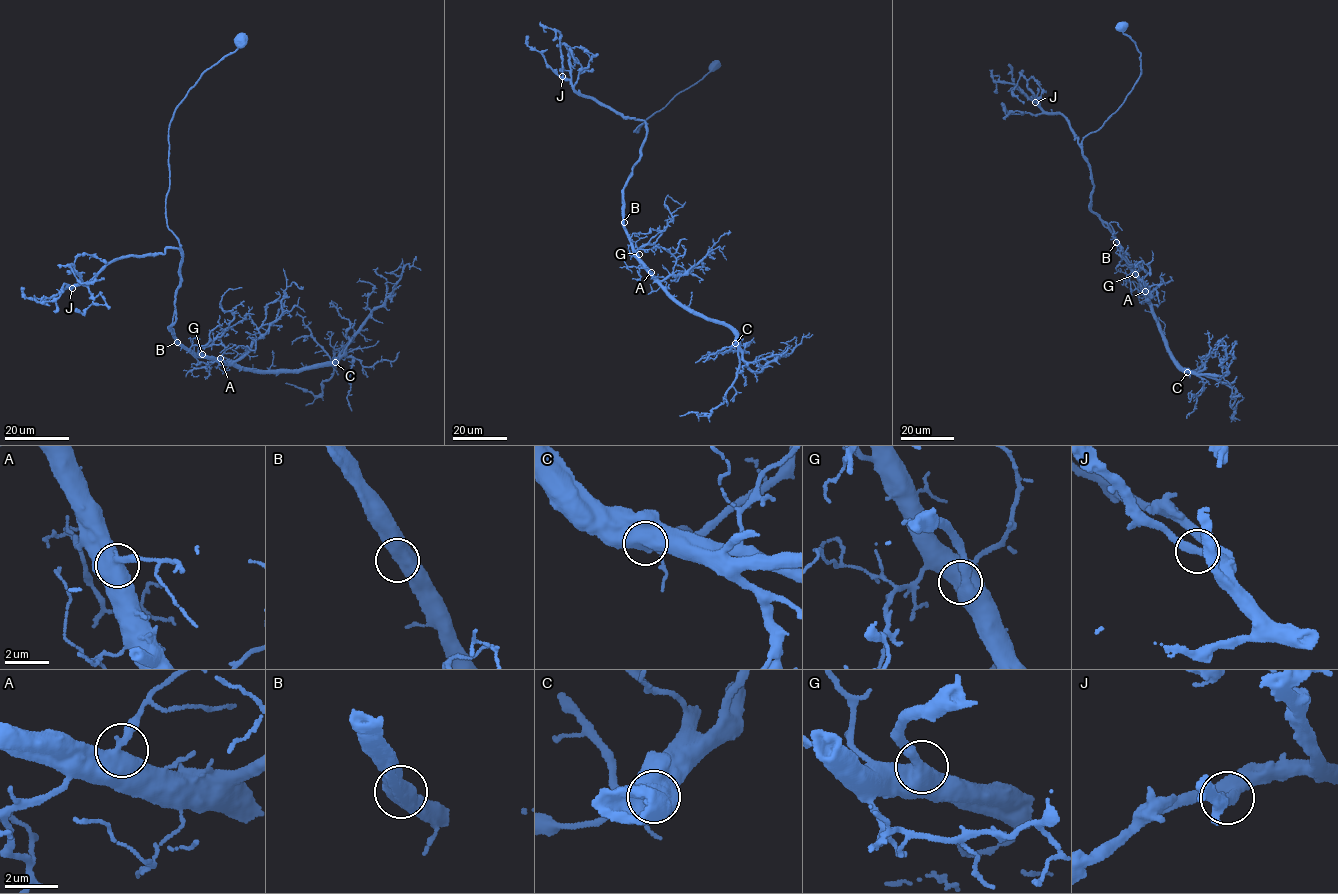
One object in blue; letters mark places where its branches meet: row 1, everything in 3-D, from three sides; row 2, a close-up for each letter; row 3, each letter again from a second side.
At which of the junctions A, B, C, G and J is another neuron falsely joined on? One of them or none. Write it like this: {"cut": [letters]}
{"cut": []}

